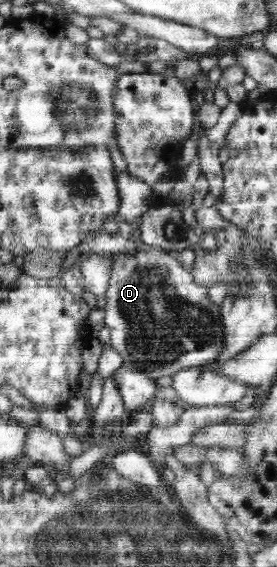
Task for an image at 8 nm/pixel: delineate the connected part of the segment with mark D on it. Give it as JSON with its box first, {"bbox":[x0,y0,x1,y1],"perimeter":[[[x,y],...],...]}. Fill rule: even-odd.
{"bbox":[104,246,226,378],"perimeter":[[[152,246],[147,253],[124,255],[113,253],[113,267],[106,293],[104,323],[111,330],[108,345],[123,358],[124,368],[139,371],[151,378],[167,377],[188,367],[213,362],[226,346],[226,329],[221,311],[207,297],[207,287],[193,283],[193,273],[187,273],[173,257]]]}

